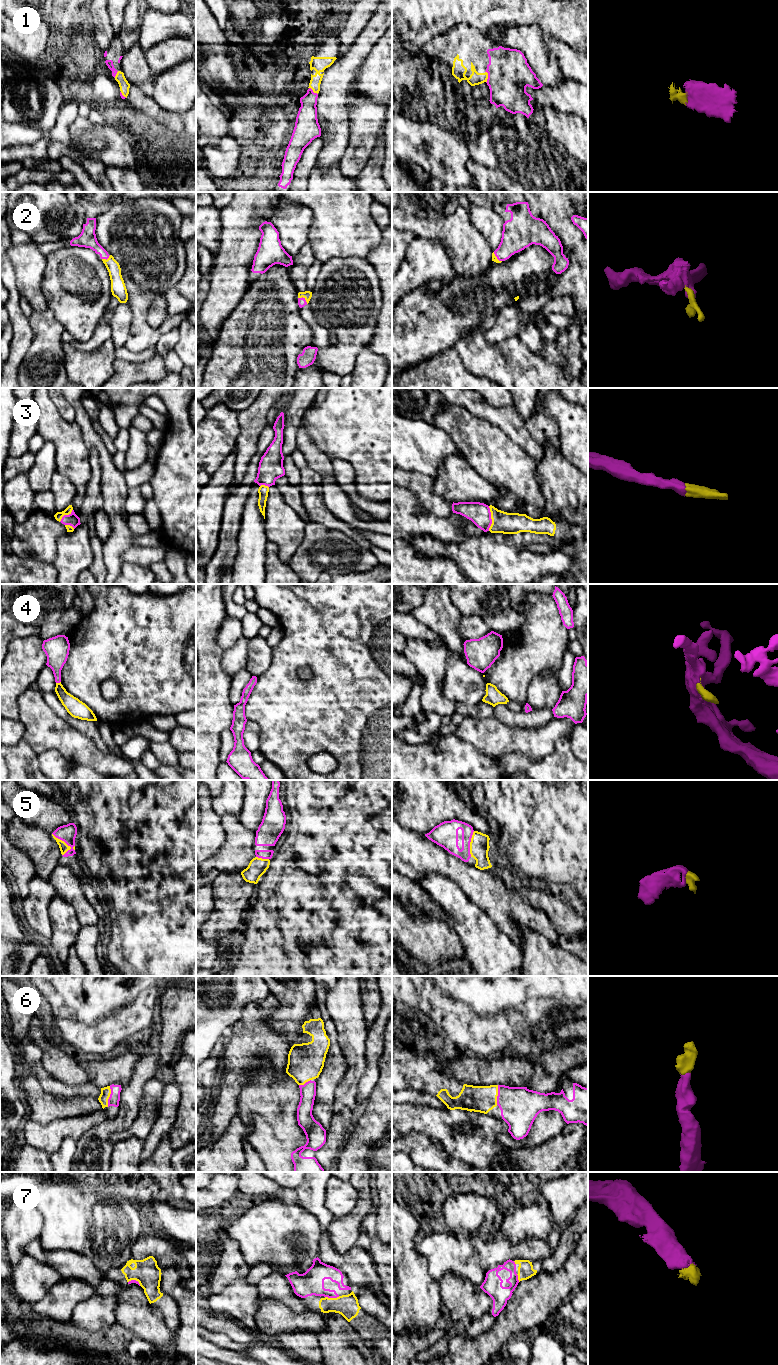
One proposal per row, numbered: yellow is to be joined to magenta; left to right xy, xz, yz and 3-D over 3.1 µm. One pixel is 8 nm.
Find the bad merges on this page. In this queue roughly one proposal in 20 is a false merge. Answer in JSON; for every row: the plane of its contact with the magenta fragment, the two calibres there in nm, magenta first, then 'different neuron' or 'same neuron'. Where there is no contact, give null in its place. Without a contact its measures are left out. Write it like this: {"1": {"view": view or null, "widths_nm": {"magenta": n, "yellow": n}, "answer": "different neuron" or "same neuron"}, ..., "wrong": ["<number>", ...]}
{"1": {"view": "yz", "widths_nm": {"magenta": 340, "yellow": 110}, "answer": "same neuron"}, "2": {"view": "xz", "widths_nm": {"magenta": 70, "yellow": 70}, "answer": "same neuron"}, "3": {"view": "yz", "widths_nm": {"magenta": 180, "yellow": 180}, "answer": "same neuron"}, "4": {"view": "xy", "widths_nm": {"magenta": 190, "yellow": 140}, "answer": "same neuron"}, "5": {"view": "xy", "widths_nm": {"magenta": 140, "yellow": 70}, "answer": "same neuron"}, "6": {"view": "xy", "widths_nm": {"magenta": 90, "yellow": 80}, "answer": "same neuron"}, "7": {"view": "xz", "widths_nm": {"magenta": 200, "yellow": 180}, "answer": "same neuron"}, "wrong": []}

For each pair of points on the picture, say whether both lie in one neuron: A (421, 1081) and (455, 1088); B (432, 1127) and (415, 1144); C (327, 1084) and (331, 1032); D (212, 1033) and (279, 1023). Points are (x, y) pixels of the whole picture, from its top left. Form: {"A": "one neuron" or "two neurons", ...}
{"A": "one neuron", "B": "two neurons", "C": "one neuron", "D": "two neurons"}

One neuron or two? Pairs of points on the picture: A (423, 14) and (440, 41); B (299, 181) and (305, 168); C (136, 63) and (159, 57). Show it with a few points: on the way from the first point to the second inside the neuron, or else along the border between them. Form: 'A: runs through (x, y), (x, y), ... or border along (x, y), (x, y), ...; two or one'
A: border along (442, 33), (420, 44); two
B: runs through (301, 178), (302, 171); one
C: border along (145, 52), (148, 67), (155, 75); two

